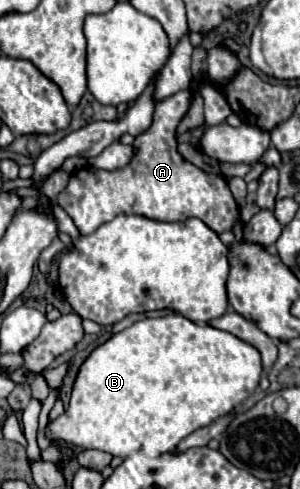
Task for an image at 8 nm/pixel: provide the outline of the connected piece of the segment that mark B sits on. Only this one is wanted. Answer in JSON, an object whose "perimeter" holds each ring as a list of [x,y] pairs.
{"perimeter":[[[179,314],[145,318],[111,336],[105,344],[91,352],[77,374],[69,408],[63,416],[45,426],[45,438],[79,448],[103,450],[121,458],[141,452],[145,444],[157,454],[165,454],[191,432],[227,416],[233,408],[247,400],[259,386],[261,372],[263,366],[259,350],[229,332],[215,330],[207,324],[193,324]]]}

